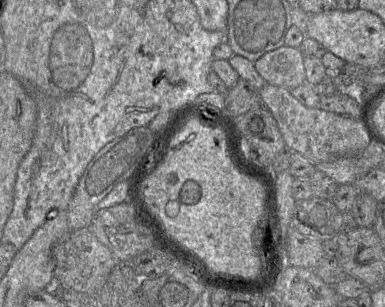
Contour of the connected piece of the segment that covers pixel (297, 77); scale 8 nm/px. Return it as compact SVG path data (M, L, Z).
M282 46L264 54L254 68L268 84L287 89L306 83L304 55L299 48Z

